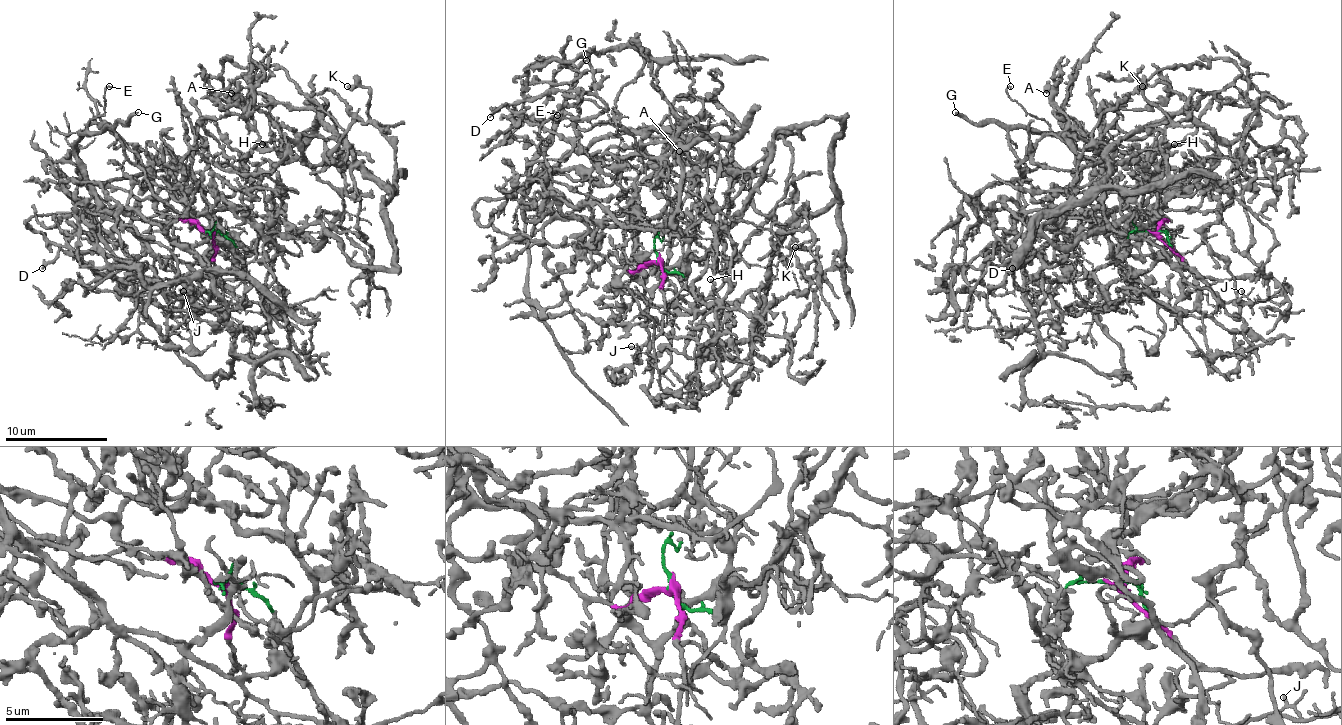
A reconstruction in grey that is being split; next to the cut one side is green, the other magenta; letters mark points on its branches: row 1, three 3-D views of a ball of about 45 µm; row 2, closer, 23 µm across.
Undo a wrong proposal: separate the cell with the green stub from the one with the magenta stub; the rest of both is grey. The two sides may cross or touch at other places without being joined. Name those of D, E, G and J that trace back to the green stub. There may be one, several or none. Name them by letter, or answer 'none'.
E, G, J

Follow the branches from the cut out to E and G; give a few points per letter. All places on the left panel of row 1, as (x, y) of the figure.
E: (210, 234), (236, 247), (233, 278), (207, 280), (159, 257), (100, 201), (74, 150), (105, 111), (110, 86)
G: (210, 234), (236, 247), (233, 278), (207, 280), (159, 257), (100, 201), (74, 150), (82, 134), (138, 111)

